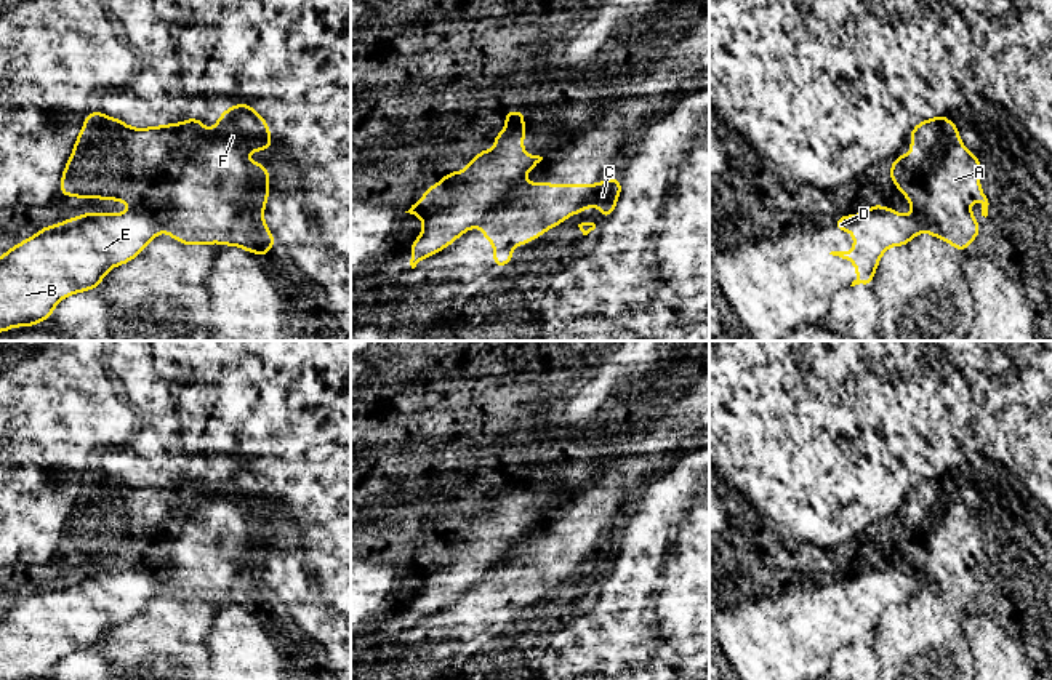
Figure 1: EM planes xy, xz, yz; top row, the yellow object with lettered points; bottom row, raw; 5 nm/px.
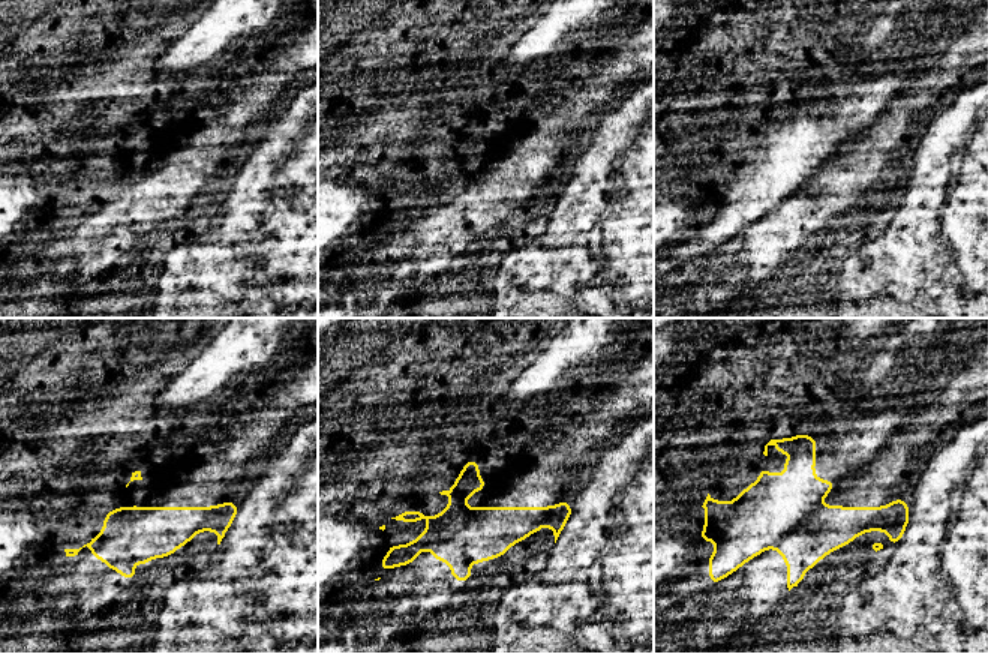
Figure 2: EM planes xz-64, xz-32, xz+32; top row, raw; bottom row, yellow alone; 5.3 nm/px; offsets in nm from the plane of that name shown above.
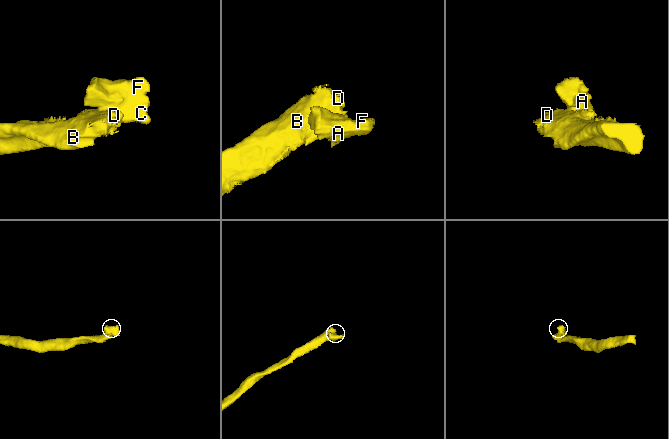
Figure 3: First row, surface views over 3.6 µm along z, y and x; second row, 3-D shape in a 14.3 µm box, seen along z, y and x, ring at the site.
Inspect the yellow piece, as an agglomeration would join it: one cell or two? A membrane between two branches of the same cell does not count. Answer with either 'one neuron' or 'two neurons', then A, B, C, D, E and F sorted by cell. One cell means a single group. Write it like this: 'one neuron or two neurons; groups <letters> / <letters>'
two neurons; groups A C F / B D E

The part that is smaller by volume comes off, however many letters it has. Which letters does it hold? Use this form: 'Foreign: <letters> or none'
Foreign: A, C, F

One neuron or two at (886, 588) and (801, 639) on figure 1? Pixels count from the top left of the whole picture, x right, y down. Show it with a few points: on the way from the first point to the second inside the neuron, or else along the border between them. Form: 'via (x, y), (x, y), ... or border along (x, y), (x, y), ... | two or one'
via (865, 596), (844, 615), (822, 621) | one

